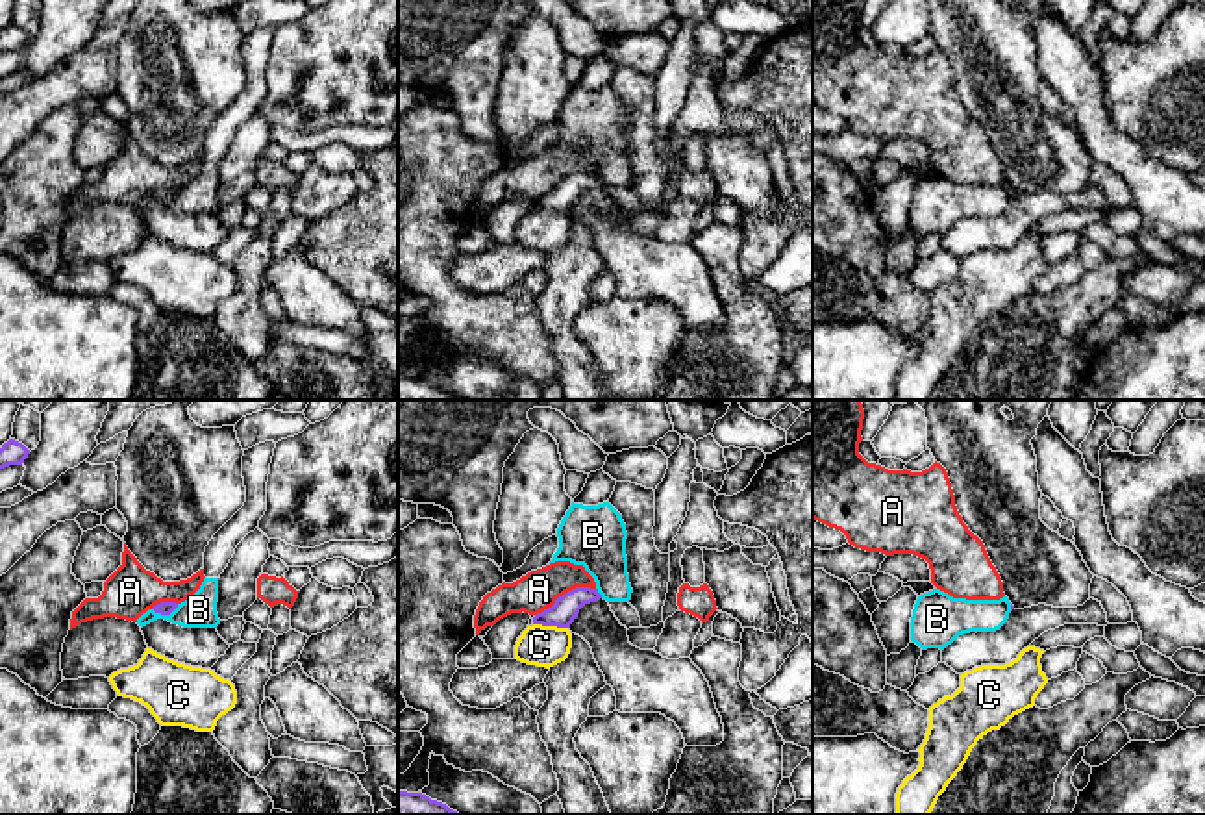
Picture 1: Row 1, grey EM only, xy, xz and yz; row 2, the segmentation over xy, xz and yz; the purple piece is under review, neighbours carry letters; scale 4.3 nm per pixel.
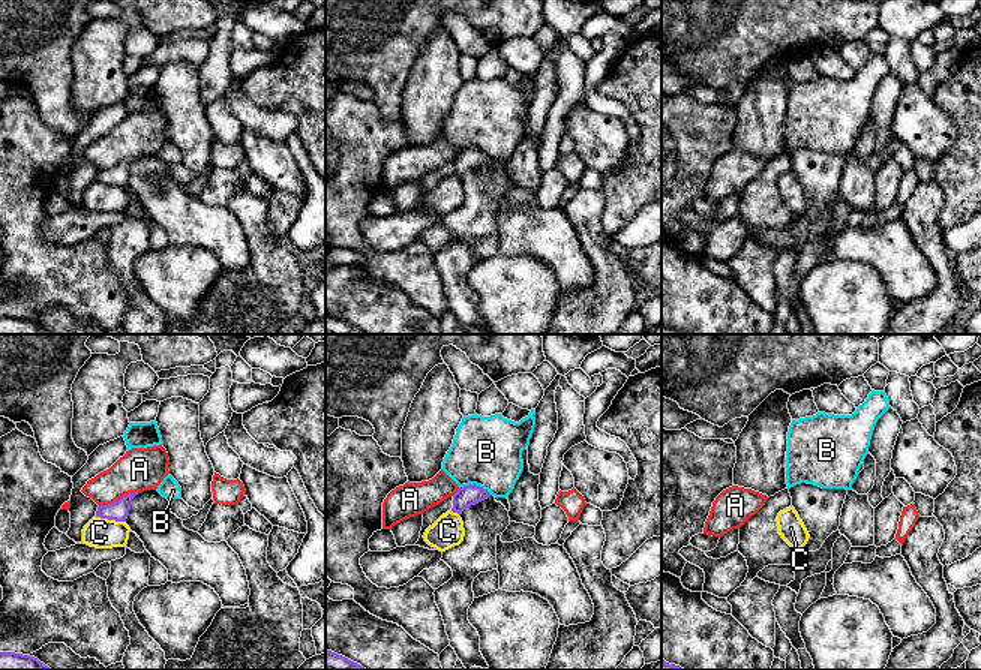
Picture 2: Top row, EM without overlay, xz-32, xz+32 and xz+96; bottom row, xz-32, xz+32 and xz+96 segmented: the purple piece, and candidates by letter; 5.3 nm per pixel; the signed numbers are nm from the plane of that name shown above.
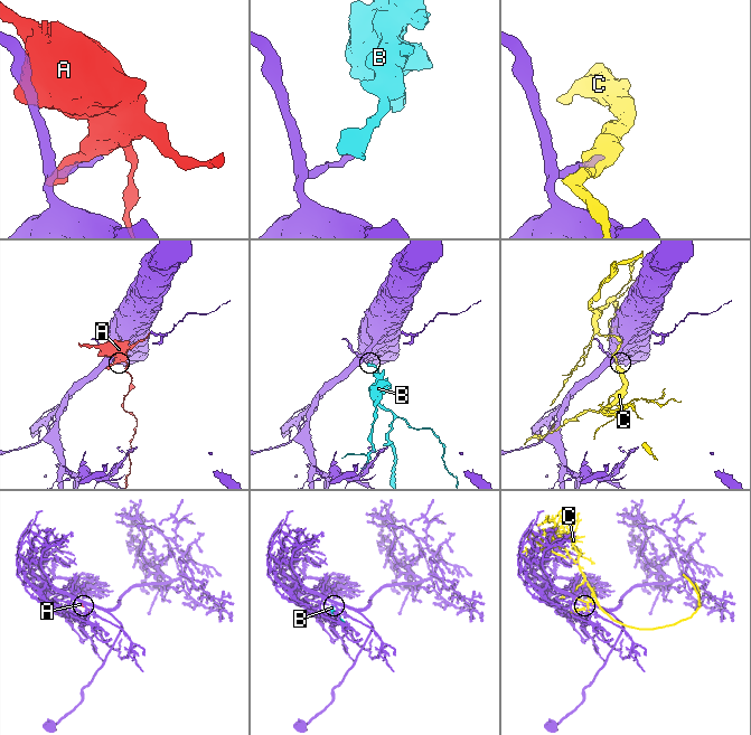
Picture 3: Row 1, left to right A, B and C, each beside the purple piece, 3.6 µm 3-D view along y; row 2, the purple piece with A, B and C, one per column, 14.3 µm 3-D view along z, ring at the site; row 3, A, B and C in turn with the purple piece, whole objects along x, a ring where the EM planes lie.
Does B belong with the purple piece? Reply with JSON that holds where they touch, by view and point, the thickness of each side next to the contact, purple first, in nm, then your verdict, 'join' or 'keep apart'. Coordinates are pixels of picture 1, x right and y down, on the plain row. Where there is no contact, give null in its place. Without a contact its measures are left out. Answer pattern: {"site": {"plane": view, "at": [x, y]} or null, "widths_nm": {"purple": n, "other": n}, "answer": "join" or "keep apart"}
{"site": {"plane": "xy", "at": [165, 199]}, "widths_nm": {"purple": 60, "other": 150}, "answer": "keep apart"}

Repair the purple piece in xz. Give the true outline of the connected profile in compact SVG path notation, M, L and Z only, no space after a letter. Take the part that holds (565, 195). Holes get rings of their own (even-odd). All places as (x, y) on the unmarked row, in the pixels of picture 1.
M576 172L555 185L555 189L533 202L533 209L570 213L585 189L600 185L598 174Z

